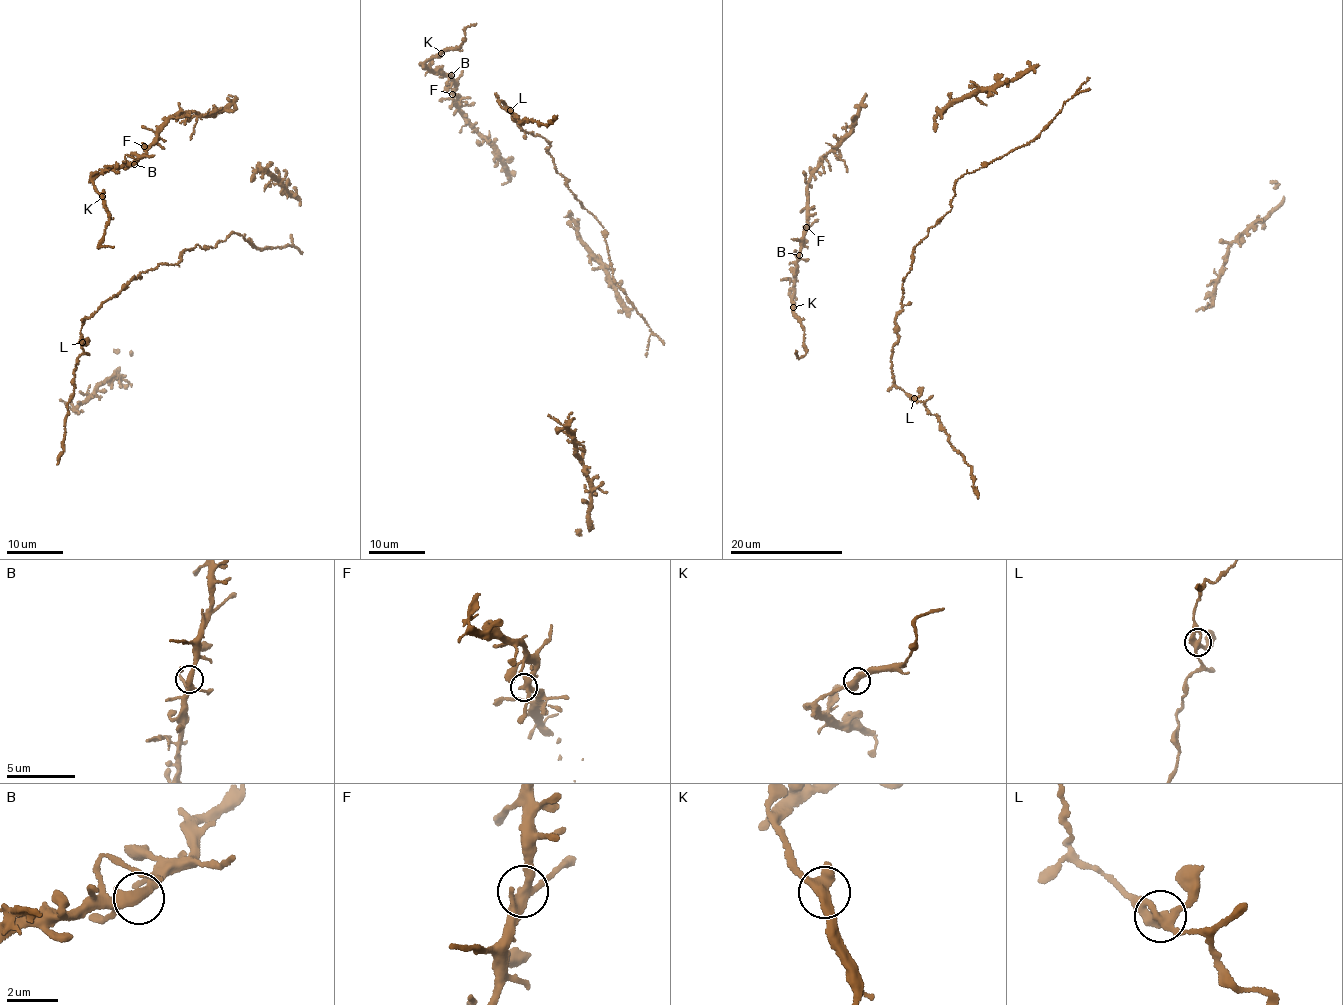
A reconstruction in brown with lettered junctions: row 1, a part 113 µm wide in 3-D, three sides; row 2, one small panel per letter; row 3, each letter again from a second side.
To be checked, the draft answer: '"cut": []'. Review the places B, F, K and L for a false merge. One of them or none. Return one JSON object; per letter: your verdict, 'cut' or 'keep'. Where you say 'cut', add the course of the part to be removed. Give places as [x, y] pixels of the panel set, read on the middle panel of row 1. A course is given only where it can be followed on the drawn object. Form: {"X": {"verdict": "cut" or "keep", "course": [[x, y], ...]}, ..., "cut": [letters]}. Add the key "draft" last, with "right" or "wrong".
{"B": {"verdict": "keep"}, "F": {"verdict": "keep"}, "K": {"verdict": "keep"}, "L": {"verdict": "keep"}, "cut": [], "draft": "right"}

